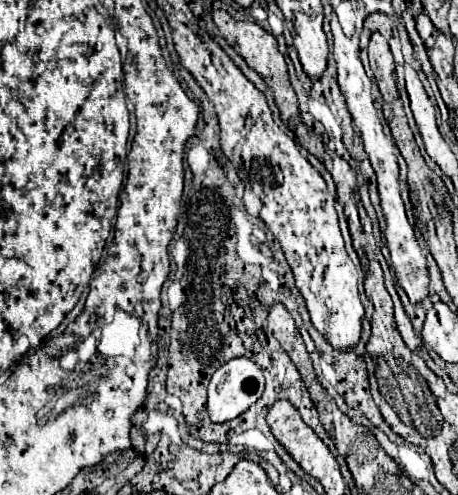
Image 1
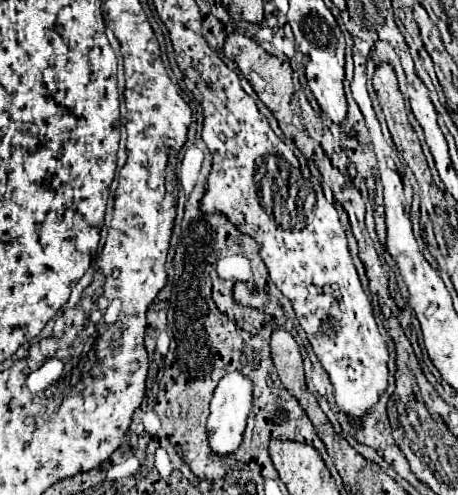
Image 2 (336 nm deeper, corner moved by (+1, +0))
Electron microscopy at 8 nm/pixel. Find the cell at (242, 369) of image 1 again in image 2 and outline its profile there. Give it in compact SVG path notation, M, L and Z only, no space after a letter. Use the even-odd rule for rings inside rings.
M239 371L227 373L219 381L219 385L213 393L213 399L211 399L211 413L207 419L207 441L209 441L209 447L213 453L225 457L239 449L239 445L243 441L247 417L251 411L251 393L253 393L253 383L247 377L243 377Z

